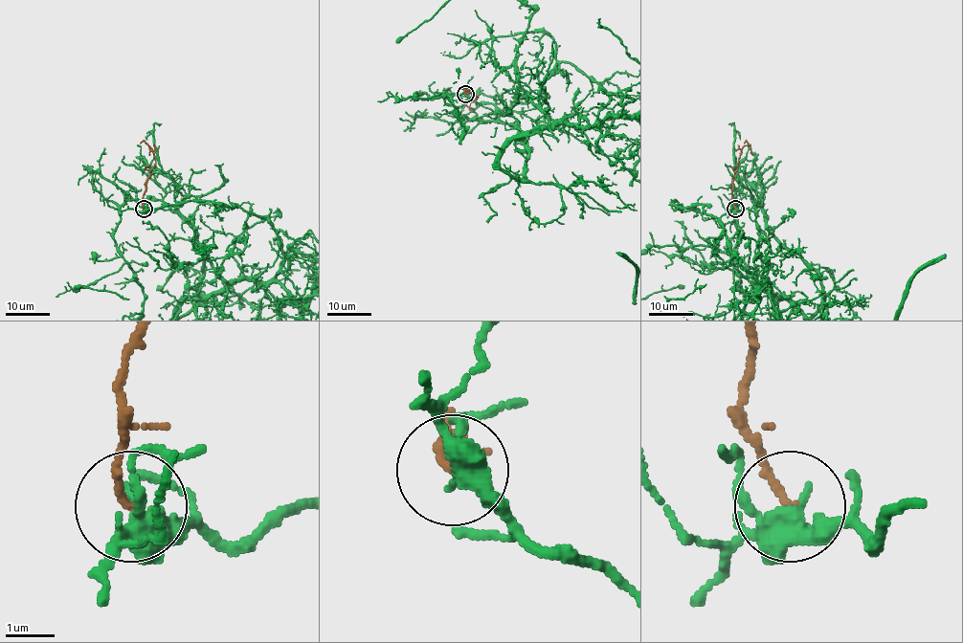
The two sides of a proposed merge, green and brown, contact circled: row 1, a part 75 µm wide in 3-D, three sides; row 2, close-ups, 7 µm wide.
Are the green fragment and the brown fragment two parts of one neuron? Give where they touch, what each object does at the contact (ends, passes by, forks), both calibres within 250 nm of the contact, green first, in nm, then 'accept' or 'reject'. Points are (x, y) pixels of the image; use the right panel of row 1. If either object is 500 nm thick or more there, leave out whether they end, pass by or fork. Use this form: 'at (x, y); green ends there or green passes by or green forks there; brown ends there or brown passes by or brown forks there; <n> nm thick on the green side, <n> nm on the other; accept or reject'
at (735, 209); green forks there; brown ends there; 400 nm thick on the green side, 140 nm on the other; reject

